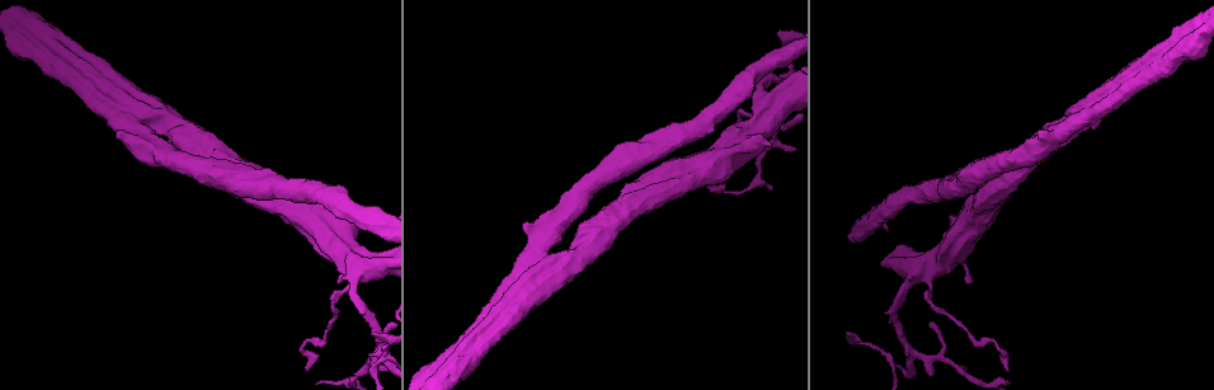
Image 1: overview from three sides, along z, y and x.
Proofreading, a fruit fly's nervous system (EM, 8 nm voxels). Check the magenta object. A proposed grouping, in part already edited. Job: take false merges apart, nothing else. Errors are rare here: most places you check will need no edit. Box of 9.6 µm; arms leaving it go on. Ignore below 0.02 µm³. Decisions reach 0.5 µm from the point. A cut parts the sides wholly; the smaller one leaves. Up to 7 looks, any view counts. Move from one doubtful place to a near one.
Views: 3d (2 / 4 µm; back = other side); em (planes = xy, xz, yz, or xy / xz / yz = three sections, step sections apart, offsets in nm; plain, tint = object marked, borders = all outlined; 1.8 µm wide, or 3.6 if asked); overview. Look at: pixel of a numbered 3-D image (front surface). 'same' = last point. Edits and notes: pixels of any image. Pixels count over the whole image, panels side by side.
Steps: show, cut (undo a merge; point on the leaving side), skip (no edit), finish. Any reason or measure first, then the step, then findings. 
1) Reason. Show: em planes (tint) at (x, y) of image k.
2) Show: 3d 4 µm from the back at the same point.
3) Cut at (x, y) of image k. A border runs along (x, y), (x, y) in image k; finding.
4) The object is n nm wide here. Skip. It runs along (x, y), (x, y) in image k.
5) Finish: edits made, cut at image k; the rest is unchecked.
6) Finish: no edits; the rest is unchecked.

Thick turns thin. Show: em 3.6 µm yz step 16 (tint) at (435, 379) of image 1.

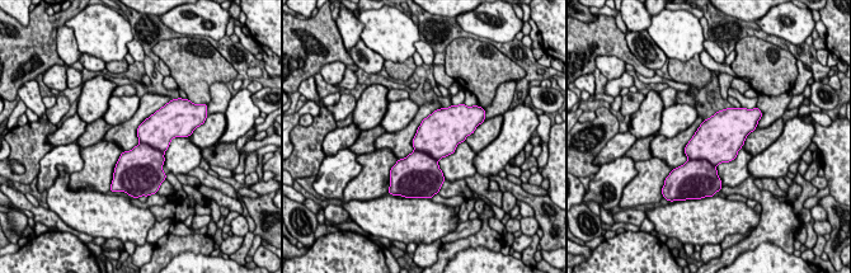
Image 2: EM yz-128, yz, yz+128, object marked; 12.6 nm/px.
Show: em 3.6 µm planes (tint) at the same point.

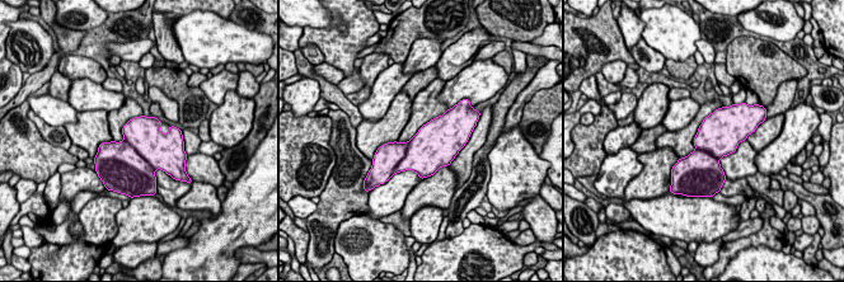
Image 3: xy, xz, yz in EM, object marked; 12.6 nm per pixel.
Cut at (125, 168) of image 3. A border runs along (125, 140), (154, 169) in image 3; two neurons meet here.

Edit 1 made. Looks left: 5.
Show: 3d 4 µm at (380, 354) of image 1.

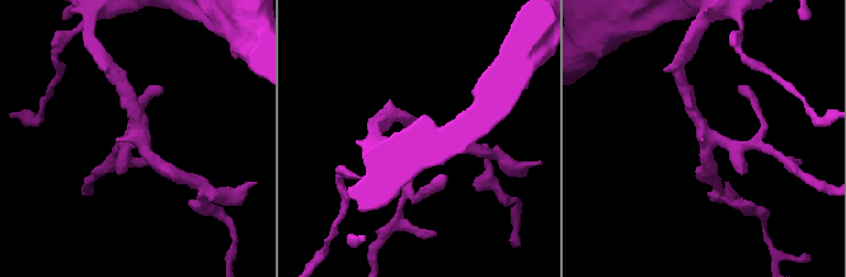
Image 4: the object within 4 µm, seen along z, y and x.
Need the tissue. Show: em 3.6 µm yz step 8 (tint) at (714, 140) of image 4.

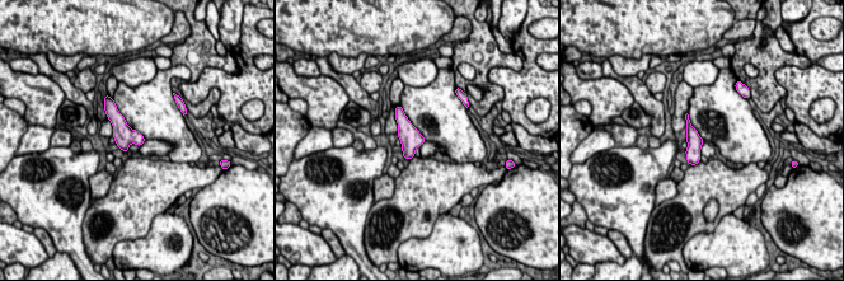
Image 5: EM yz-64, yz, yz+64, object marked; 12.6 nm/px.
Skip. Continuous, no second neuron.

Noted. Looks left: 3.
Finish: edits made, cut at image 3; the rest is unchecked.

